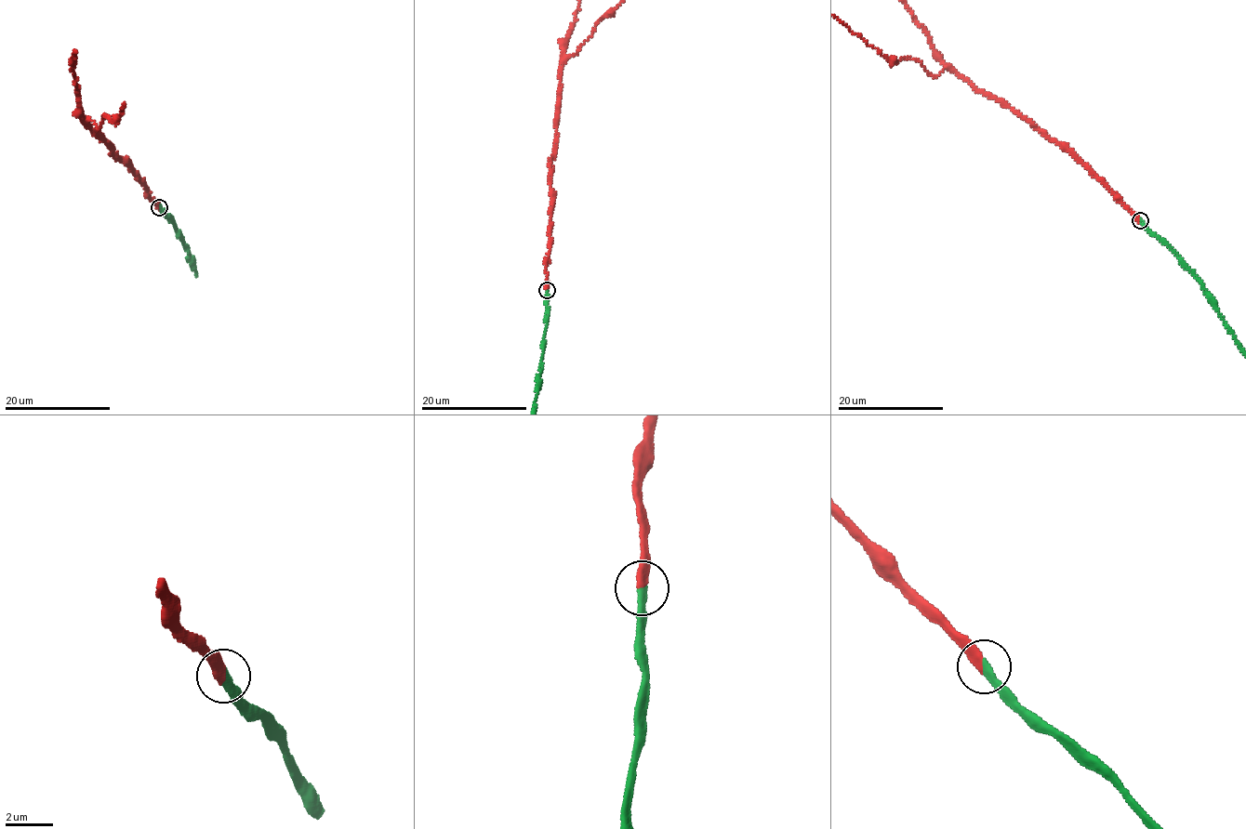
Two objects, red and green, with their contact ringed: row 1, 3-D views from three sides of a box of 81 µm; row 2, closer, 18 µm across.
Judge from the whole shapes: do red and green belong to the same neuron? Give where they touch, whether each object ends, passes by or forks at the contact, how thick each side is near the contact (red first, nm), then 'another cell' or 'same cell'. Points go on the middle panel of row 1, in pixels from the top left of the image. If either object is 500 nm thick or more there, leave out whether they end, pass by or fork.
(547, 290) | red ends | green ends | 400/340 nm | same cell

